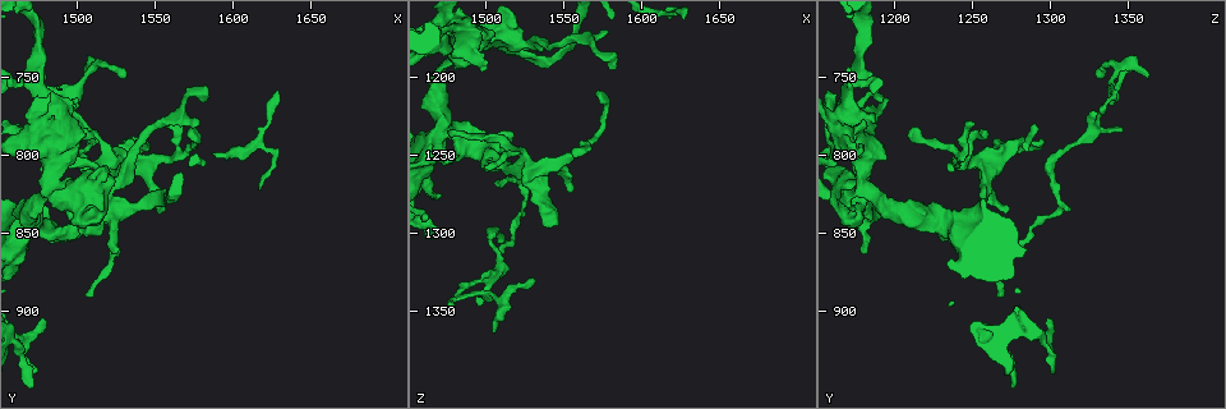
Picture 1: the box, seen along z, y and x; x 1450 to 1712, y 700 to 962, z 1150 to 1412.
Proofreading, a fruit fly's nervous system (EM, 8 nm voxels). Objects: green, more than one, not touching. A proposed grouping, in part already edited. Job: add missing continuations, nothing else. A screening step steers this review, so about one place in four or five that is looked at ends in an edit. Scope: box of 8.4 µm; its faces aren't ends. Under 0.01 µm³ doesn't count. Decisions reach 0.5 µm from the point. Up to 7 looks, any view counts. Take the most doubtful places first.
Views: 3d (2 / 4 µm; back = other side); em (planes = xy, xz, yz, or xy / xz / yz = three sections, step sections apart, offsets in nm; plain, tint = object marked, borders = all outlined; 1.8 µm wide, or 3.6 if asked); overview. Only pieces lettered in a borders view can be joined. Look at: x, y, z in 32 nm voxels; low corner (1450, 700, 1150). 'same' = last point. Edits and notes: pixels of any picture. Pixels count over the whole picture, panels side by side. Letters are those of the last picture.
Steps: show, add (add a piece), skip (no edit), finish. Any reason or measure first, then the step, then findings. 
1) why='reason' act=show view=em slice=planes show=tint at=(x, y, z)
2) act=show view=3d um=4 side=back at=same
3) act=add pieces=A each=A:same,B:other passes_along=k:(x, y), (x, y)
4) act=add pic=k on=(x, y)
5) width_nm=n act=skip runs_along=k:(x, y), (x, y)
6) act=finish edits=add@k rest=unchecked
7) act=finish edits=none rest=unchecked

why='an open end' act=show view=em slice=yz step=4 show=borders at=(1544, 798, 1292)

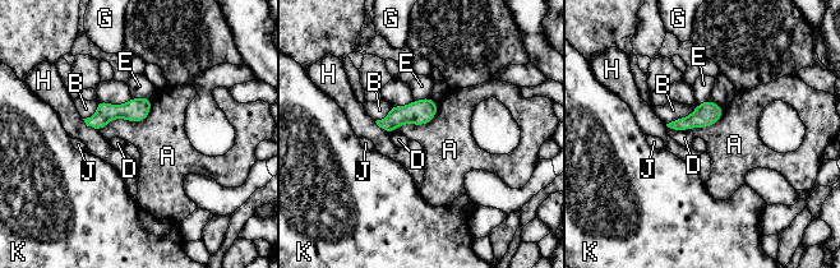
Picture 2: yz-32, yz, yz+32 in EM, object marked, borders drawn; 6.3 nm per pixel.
why='cut it another way' act=show view=em slice=xy step=4 show=borders at=same

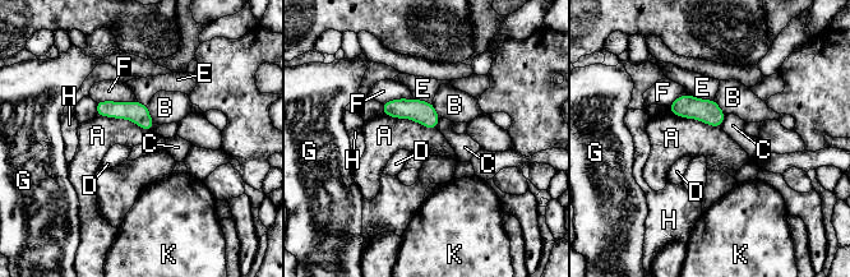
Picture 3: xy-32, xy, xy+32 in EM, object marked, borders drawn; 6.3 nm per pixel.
width_nm=130 act=skip each=A:other,B:other,C:other,D:other,E:other,F:other,G:other,H:other,K:other border=3:(96, 114), (124, 118), (149, 132) found='none of them fits'

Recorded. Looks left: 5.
act=show view=3d um=2 at=(1526, 838, 1188)

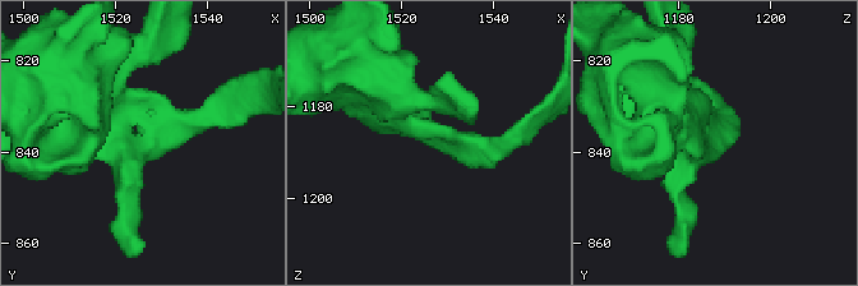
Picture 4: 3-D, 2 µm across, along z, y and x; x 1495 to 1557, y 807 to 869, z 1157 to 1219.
act=show view=em slice=yz step=4 show=tint at=(1527, 838, 1186)

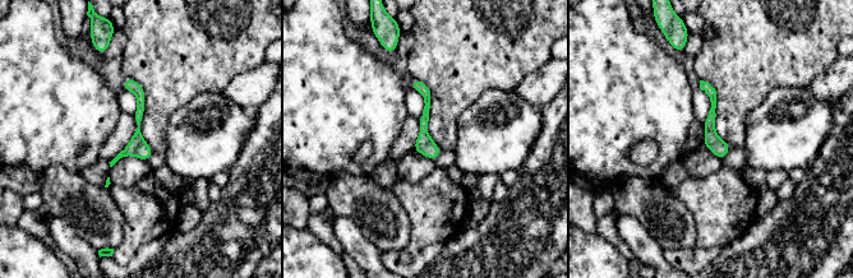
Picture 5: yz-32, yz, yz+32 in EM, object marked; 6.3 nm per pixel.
act=show view=em slice=planes show=borders at=same

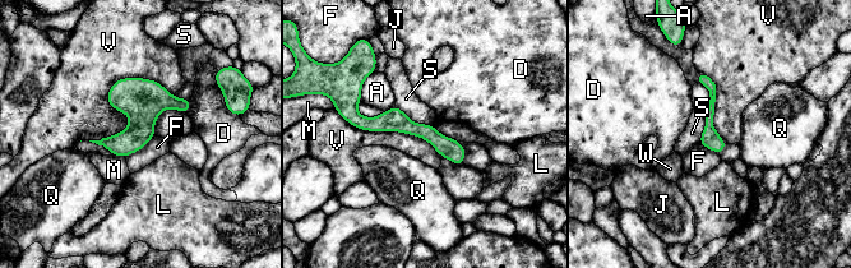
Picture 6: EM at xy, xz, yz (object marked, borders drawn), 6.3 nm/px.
act=skip each=A:other,D:other,F:other,J:other,L:other,M:other,Q:other,S:other,V:other,W:other border=6:(171, 92), (89, 141) found='none of them fits'

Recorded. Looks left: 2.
why='an open end' act=show view=3d um=2 at=(1500, 762, 1196)

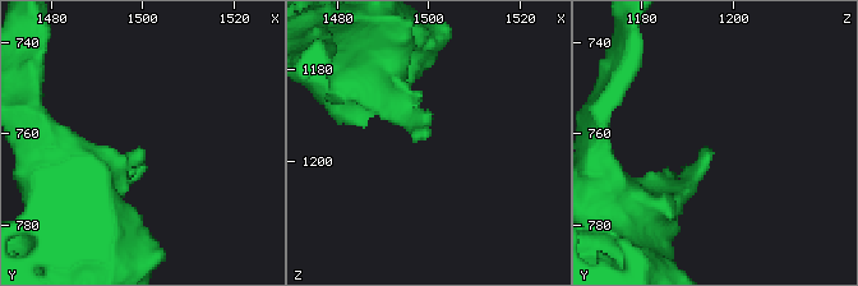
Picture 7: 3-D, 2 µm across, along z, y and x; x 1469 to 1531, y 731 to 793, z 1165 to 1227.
act=show view=em slice=planes show=borders at=(1498, 763, 1196)

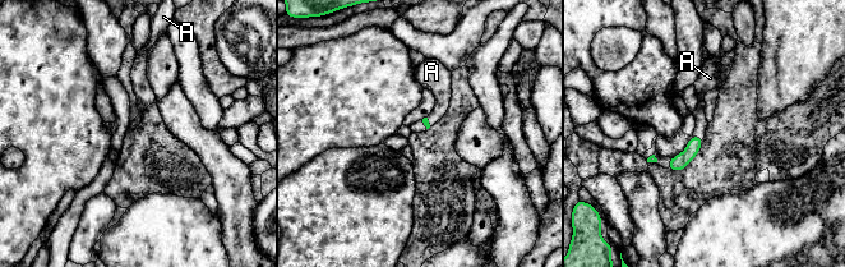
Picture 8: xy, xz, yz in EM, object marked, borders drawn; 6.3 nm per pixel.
act=add pieces=A each=A:same found='it goes on there'

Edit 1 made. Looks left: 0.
act=finish edits=add@8 rest=unchecked

